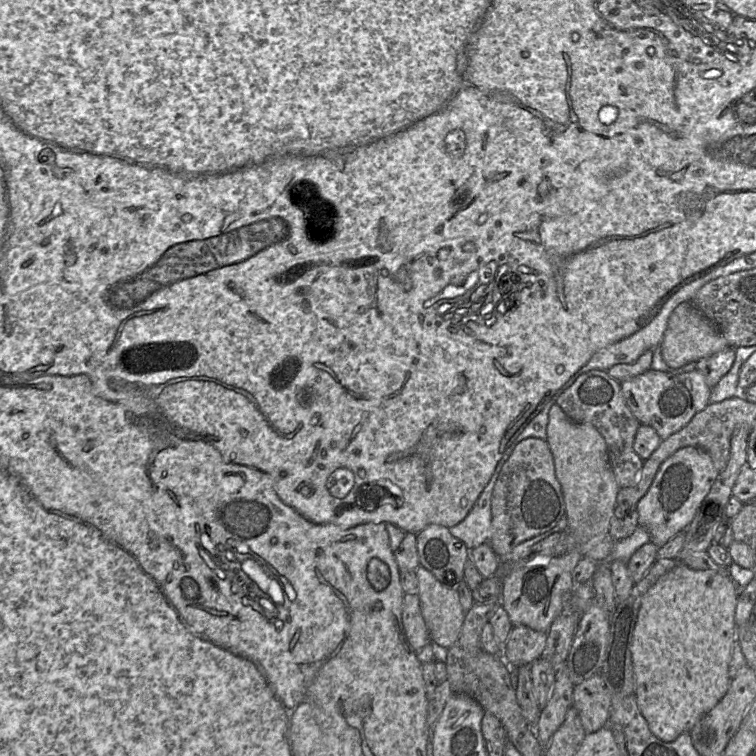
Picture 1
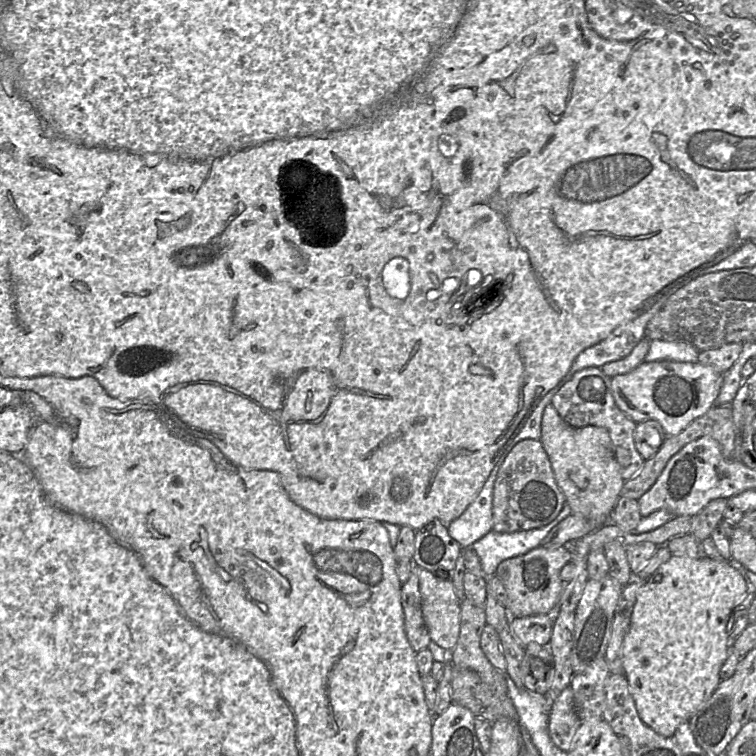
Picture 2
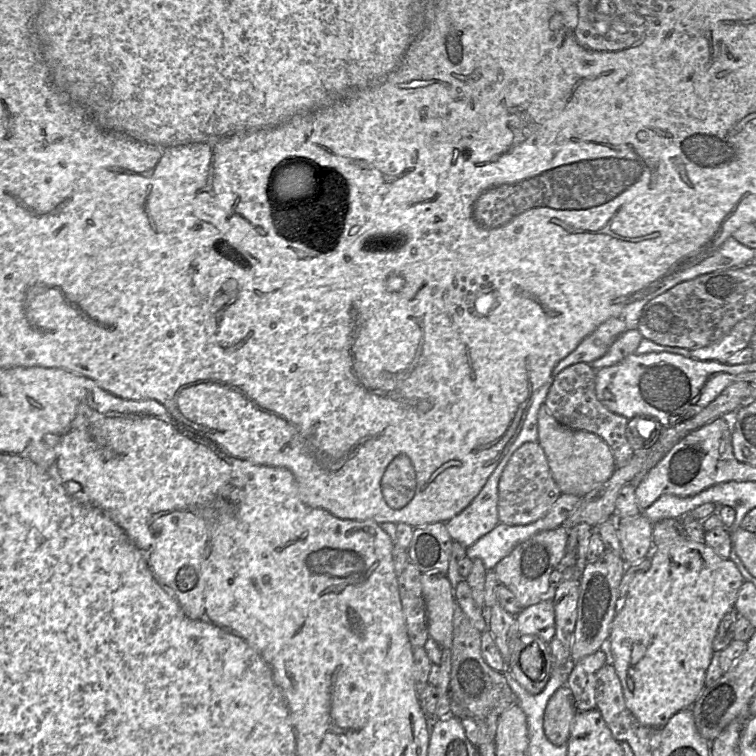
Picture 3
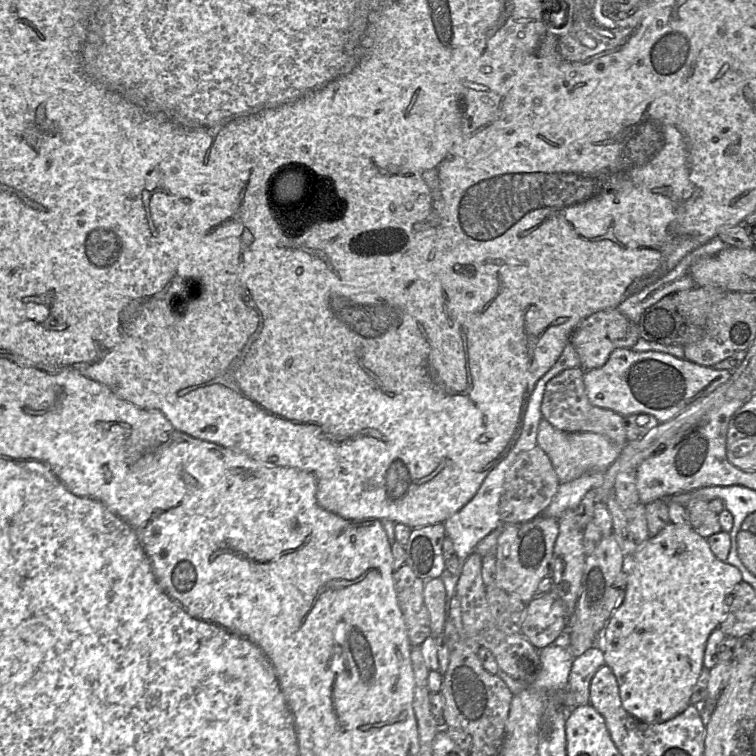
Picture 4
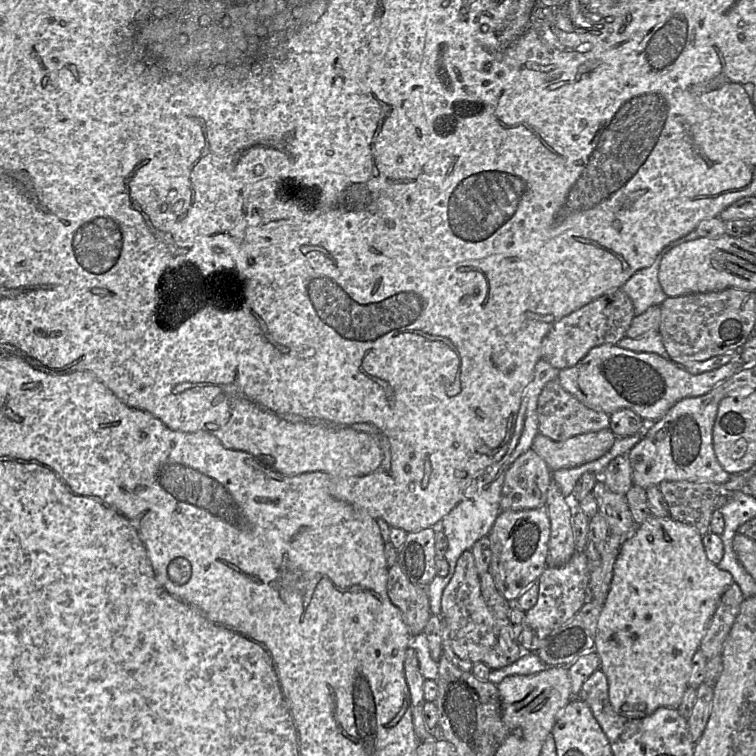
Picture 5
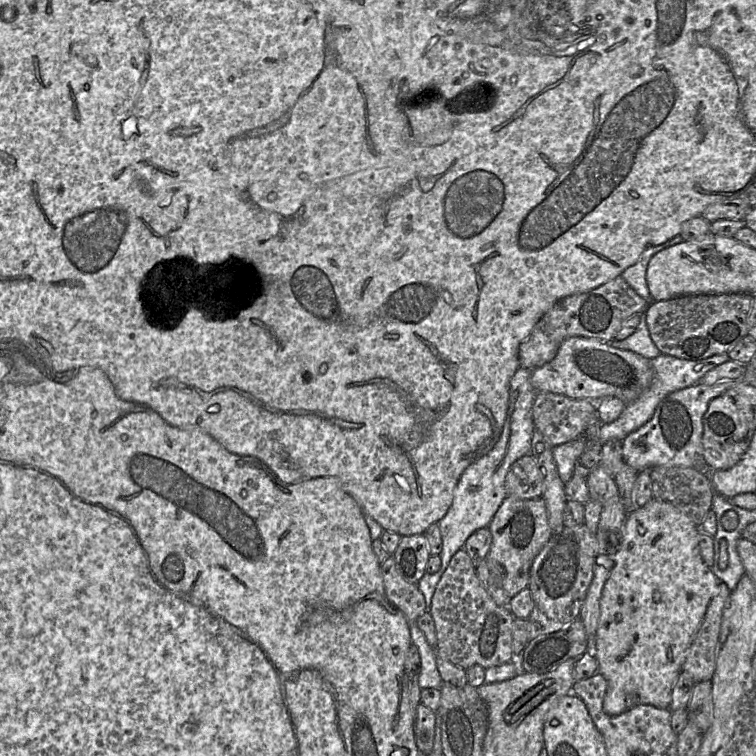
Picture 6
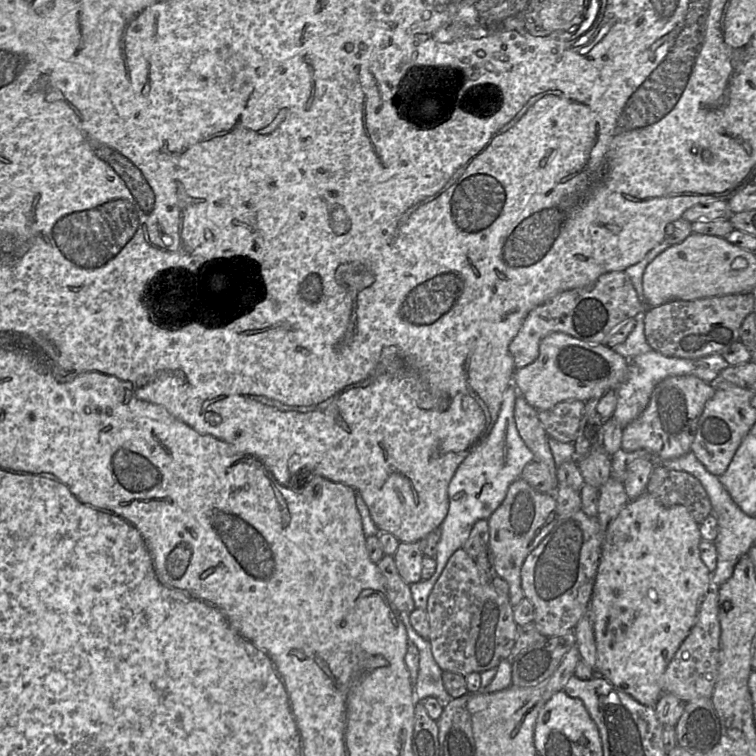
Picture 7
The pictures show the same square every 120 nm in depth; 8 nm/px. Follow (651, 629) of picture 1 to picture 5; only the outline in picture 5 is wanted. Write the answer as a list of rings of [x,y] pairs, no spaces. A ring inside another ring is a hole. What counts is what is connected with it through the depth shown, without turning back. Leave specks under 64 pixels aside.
[[[652,515],[622,542],[598,619],[594,647],[600,658],[600,669],[607,677],[609,700],[616,713],[642,719],[661,707],[678,708],[689,687],[692,659],[721,596],[733,582],[731,573],[720,569],[707,558],[698,530],[670,516]]]

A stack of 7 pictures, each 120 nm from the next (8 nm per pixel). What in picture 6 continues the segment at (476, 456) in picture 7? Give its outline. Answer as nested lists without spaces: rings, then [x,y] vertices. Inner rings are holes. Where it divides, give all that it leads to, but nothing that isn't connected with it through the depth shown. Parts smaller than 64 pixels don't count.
[[[519,367],[511,379],[509,407],[502,433],[492,449],[469,465],[462,473],[454,490],[452,504],[445,516],[438,522],[442,536],[441,568],[434,574],[425,573],[417,586],[425,597],[426,612],[429,612],[436,586],[449,565],[453,555],[463,549],[466,540],[480,528],[488,527],[494,515],[507,496],[506,476],[511,466],[531,452],[535,430],[532,408],[537,392],[531,383],[531,370]]]

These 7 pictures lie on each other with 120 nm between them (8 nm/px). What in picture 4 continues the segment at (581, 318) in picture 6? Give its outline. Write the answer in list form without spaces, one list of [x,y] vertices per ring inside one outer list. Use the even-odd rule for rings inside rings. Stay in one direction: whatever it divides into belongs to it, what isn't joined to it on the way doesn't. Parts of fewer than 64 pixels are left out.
[[[613,308],[596,312],[581,321],[571,335],[570,343],[579,355],[580,367],[587,371],[602,367],[614,350],[630,349],[639,338],[638,325],[621,314],[617,308]]]

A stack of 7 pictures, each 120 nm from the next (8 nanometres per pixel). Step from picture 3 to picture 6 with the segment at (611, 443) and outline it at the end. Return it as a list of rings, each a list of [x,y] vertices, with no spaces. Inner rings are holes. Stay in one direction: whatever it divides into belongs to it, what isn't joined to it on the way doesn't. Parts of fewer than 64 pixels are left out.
[[[551,392],[537,393],[532,408],[535,428],[551,446],[565,444],[583,436],[591,426],[603,424],[599,420],[596,404],[597,402],[573,399]]]

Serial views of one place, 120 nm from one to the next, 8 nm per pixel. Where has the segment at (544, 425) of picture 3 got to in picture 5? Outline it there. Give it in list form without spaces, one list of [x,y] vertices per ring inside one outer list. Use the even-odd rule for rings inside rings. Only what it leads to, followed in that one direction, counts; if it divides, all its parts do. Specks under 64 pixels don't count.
[[[609,428],[576,435],[565,441],[554,441],[538,433],[532,448],[552,471],[557,471],[601,458],[615,440],[616,436]]]

